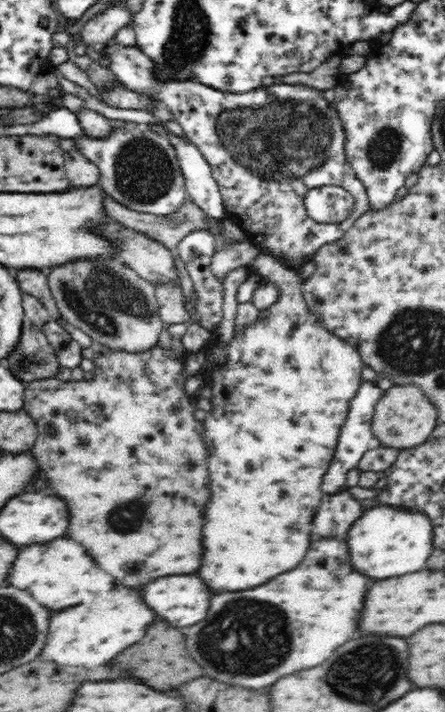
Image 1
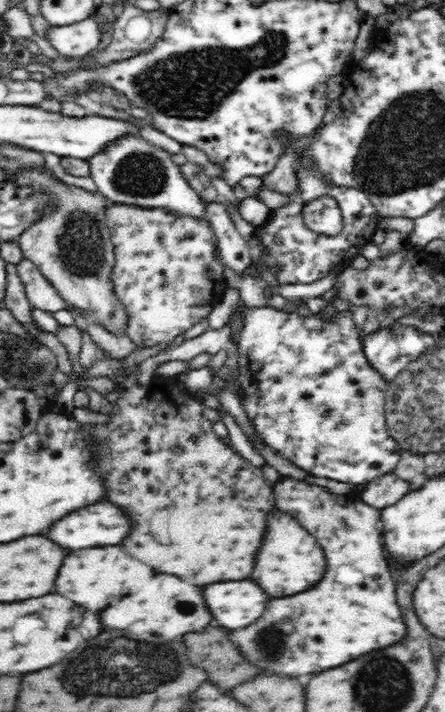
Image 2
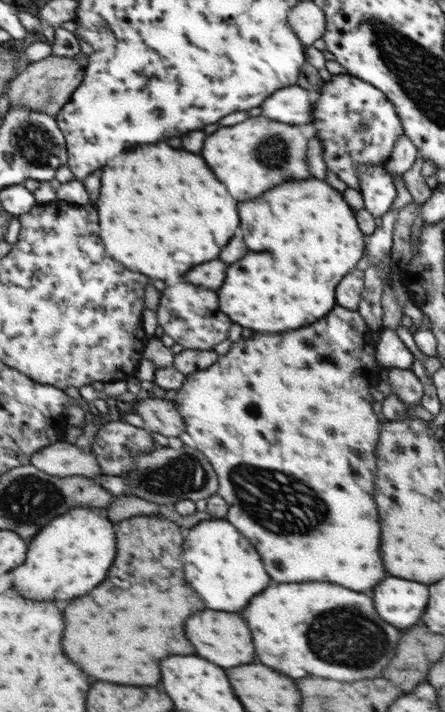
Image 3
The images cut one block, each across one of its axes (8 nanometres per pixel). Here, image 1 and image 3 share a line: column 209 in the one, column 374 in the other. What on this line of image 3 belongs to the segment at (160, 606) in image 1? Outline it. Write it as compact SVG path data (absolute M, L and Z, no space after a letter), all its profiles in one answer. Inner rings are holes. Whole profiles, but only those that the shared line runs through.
M385 578L377 590L373 590L373 602L377 602L377 614L385 618L391 626L407 628L413 626L427 604L427 586L401 580L401 578Z

